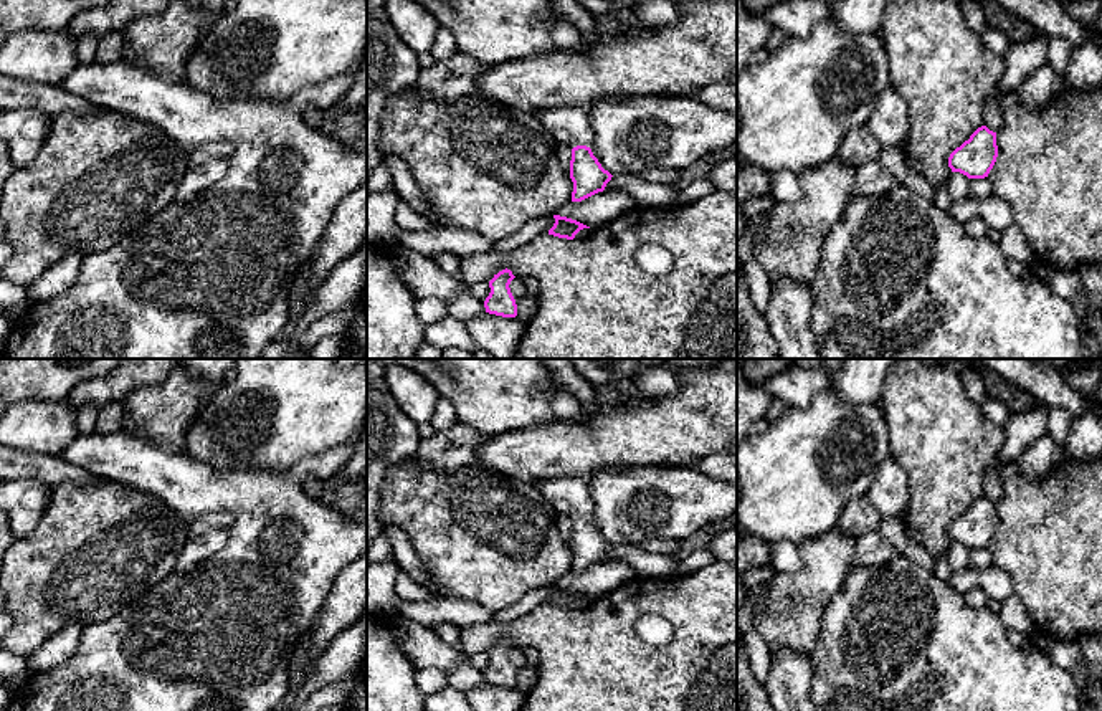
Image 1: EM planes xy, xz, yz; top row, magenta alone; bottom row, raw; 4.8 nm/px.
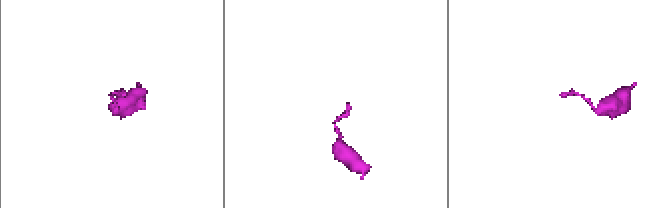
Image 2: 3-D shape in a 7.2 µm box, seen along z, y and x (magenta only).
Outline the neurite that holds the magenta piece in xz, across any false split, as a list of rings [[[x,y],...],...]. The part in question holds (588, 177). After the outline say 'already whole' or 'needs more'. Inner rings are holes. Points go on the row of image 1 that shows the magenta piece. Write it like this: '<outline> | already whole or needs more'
[[[587,106],[542,109],[534,116],[558,142],[572,149],[572,202],[603,192],[613,175],[601,167],[590,149],[593,134]]] | needs more

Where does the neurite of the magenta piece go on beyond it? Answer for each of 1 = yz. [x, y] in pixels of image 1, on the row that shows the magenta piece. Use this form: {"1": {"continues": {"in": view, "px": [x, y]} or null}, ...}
{"1": {"continues": null}}

